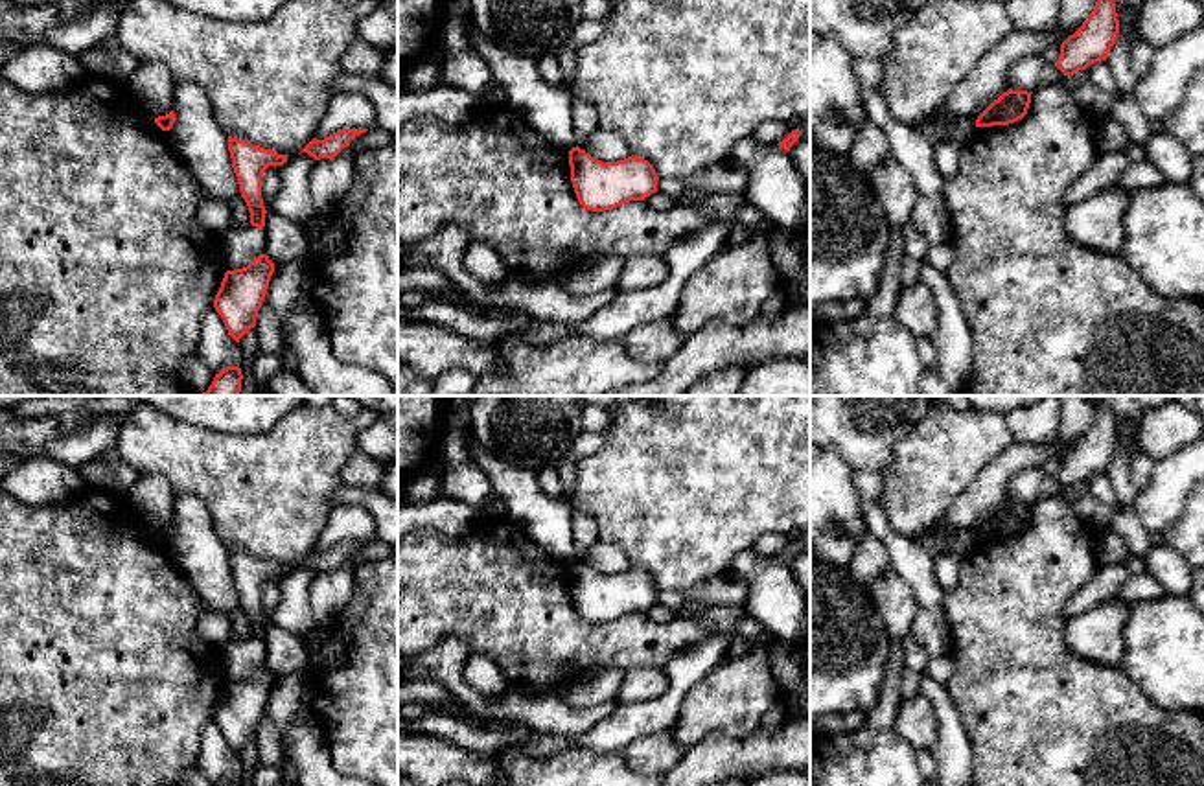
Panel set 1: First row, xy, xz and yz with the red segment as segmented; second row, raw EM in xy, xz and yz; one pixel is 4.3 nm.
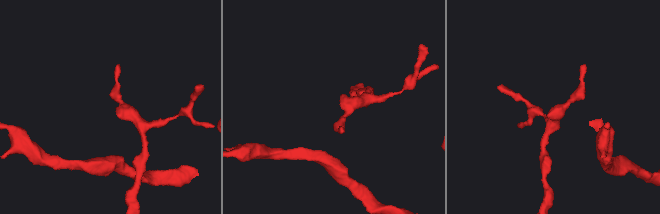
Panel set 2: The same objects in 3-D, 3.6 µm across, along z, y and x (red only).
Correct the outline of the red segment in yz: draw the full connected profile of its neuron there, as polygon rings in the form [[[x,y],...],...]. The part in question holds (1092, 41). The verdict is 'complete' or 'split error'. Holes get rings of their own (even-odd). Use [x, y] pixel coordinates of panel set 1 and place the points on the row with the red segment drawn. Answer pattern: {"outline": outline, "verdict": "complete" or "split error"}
{"outline": [[[1097,0],[1082,26],[1060,44],[1057,68],[1064,75],[1086,70],[1094,63],[1106,61],[1119,33],[1114,0]]], "verdict": "complete"}

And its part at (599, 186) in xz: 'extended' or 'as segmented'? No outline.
as segmented

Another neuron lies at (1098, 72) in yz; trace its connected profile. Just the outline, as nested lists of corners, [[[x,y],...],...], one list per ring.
[[[1106,61],[1094,63],[1086,68],[1088,79],[1094,81],[1101,90],[1116,98],[1121,90],[1106,64]]]

